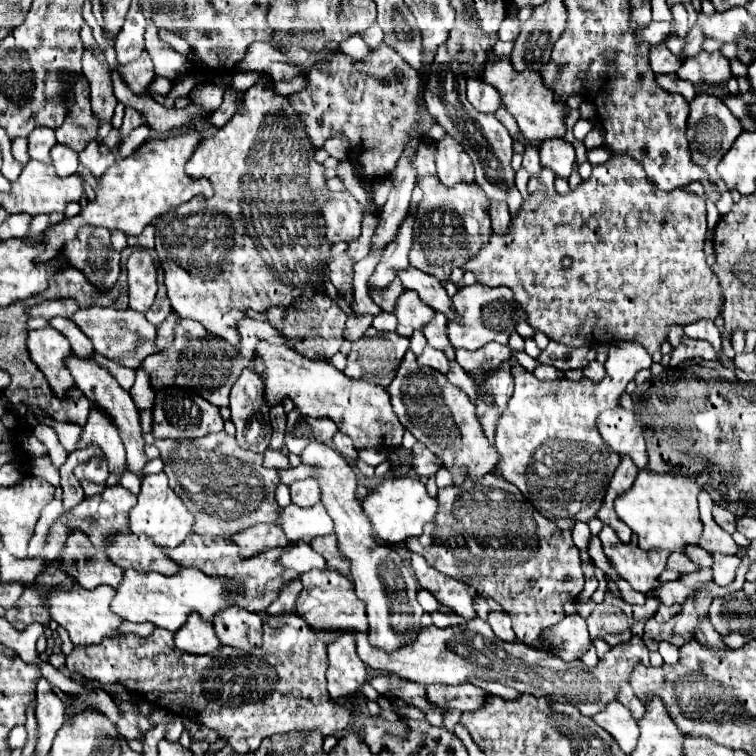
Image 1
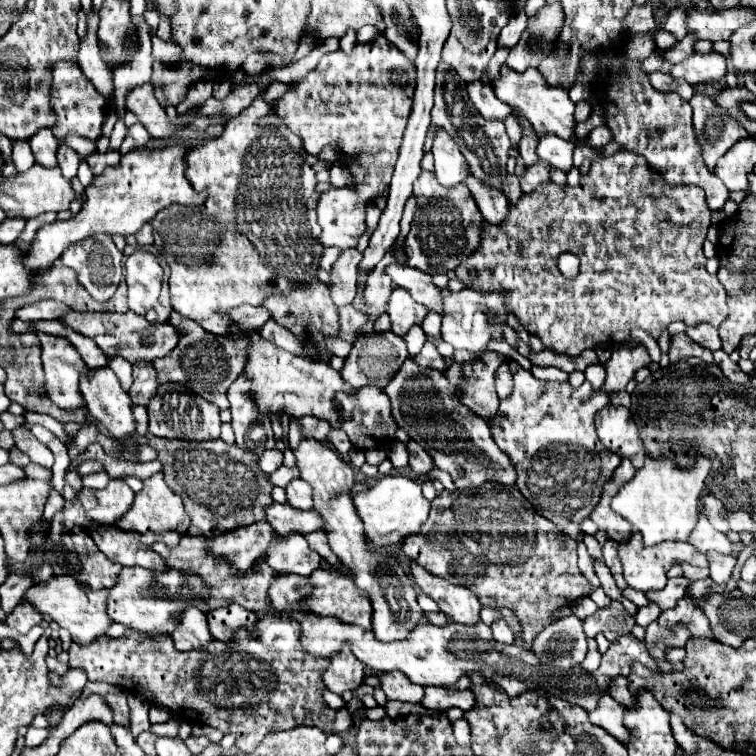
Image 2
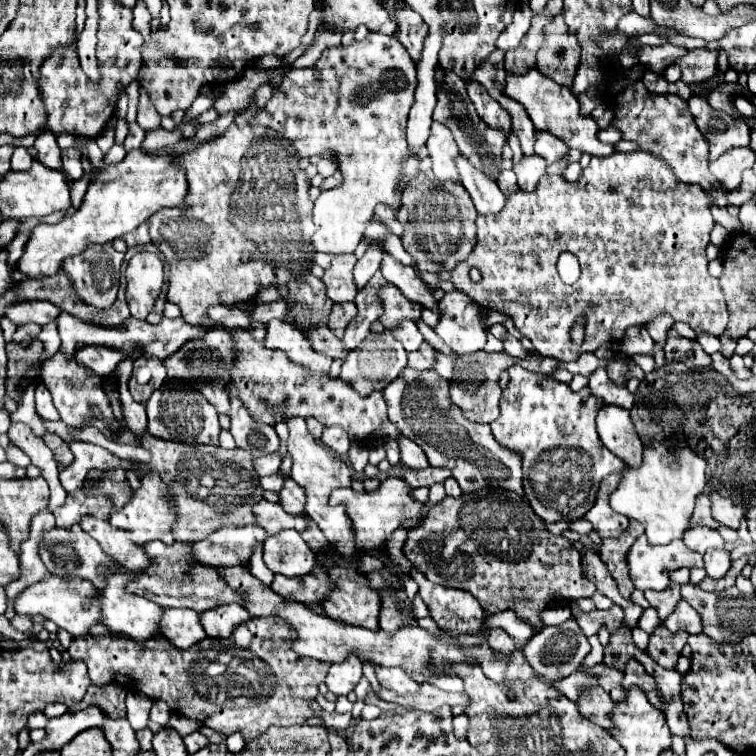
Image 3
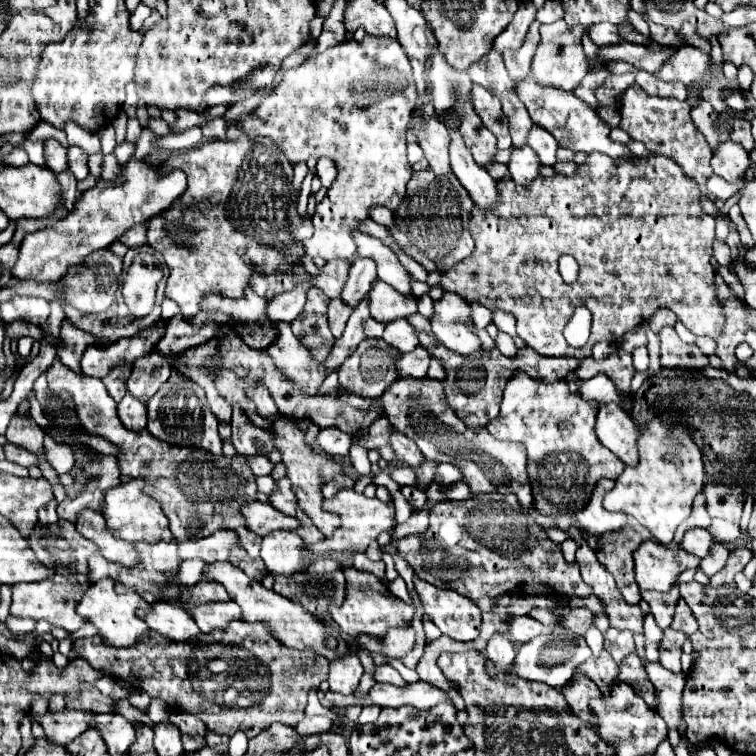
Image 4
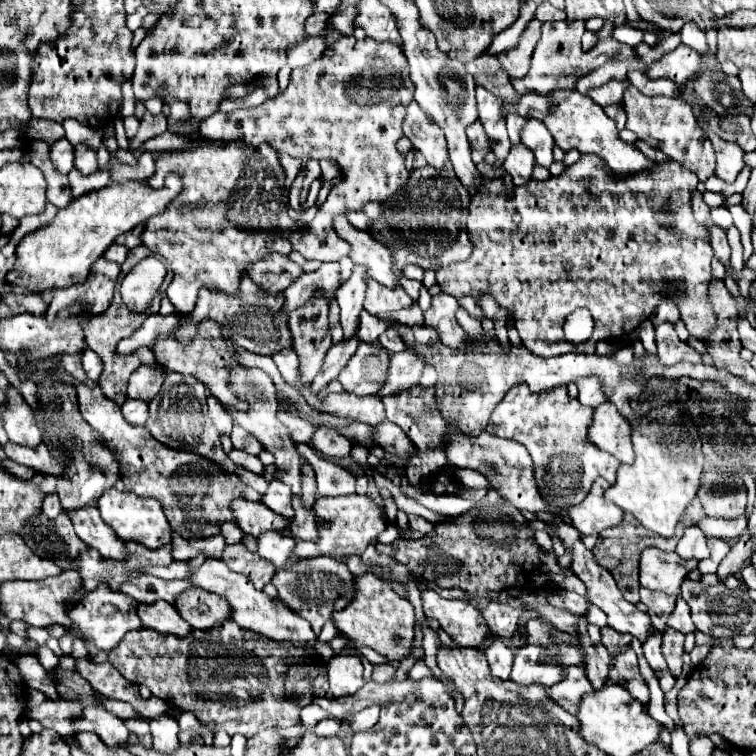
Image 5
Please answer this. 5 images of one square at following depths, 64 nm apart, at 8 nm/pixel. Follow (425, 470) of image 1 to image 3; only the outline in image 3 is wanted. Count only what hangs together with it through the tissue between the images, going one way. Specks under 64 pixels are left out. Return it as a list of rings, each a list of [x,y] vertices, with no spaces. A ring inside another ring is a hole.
[[[400,438],[400,450],[402,450],[402,462],[410,468],[410,470],[424,470],[428,468],[428,458],[424,456],[424,450],[412,442],[410,438]]]

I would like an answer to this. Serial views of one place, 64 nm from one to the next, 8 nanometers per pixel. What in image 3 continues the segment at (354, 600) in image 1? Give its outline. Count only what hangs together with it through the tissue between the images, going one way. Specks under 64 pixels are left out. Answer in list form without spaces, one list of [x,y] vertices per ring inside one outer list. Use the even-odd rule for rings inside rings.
[[[336,565],[329,570],[329,576],[334,588],[330,596],[320,602],[320,610],[346,624],[378,630],[376,616],[380,600],[376,600],[376,592],[368,588],[364,574],[352,567]]]

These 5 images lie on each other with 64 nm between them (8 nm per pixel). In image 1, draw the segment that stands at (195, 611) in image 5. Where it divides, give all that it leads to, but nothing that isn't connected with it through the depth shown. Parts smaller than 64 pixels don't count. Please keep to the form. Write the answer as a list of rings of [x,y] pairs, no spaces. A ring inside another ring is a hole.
[[[240,606],[226,608],[212,620],[220,642],[240,650],[252,650],[262,646],[262,618]]]

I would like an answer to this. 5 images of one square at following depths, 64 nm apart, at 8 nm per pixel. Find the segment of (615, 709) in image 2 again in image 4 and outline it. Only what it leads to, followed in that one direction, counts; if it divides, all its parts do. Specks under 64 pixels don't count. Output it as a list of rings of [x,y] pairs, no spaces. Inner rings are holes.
[[[574,674],[572,684],[564,686],[564,694],[566,694],[570,708],[574,710],[574,714],[580,720],[584,720],[584,722],[596,722],[598,720],[592,714],[592,710],[588,708],[588,702],[594,700],[594,698],[604,698],[604,694],[590,678],[586,678],[582,674]]]

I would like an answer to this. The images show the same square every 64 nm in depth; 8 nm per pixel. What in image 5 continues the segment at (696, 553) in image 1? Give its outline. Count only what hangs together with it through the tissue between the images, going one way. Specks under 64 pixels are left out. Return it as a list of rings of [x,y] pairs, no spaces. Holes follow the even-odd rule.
[[[646,548],[640,556],[640,584],[648,590],[678,594],[688,572],[696,570],[696,560],[682,560],[676,552]]]

